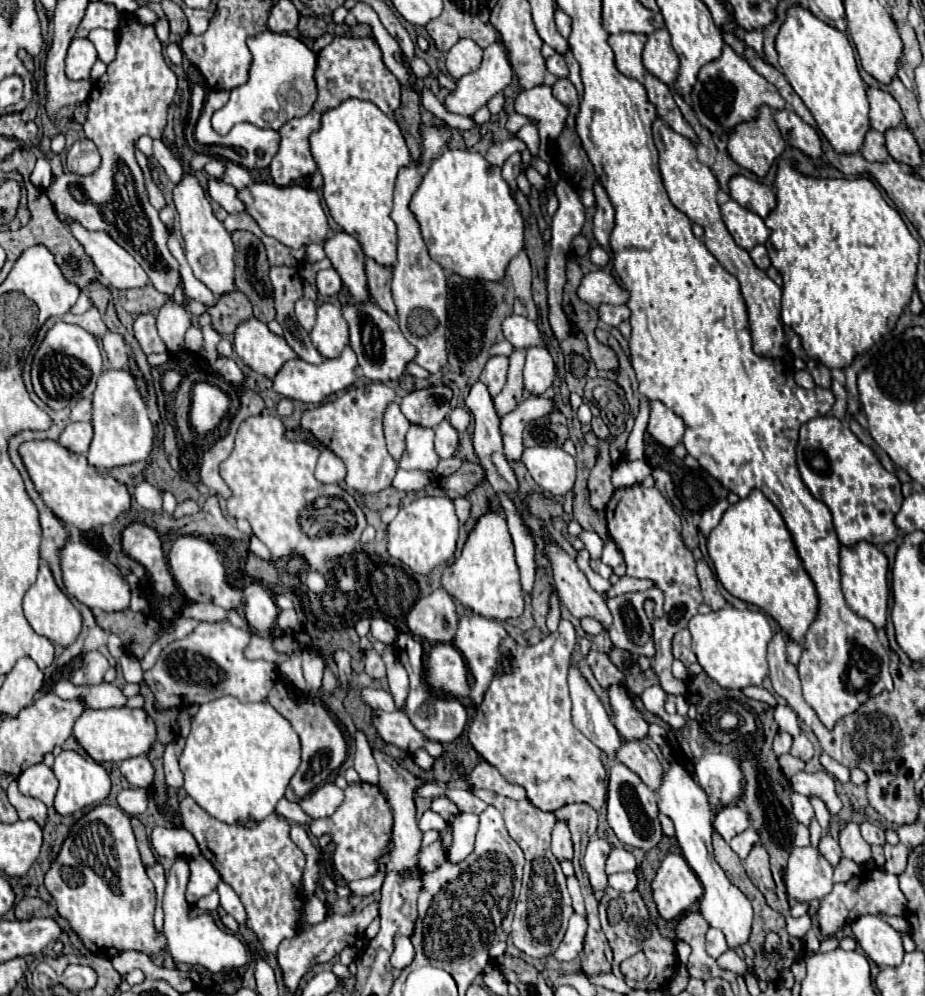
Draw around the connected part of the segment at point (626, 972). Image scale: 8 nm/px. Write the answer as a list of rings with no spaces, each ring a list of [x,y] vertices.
[[[637,952],[635,956],[621,962],[621,972],[629,980],[643,980],[649,974],[649,962],[643,952]]]

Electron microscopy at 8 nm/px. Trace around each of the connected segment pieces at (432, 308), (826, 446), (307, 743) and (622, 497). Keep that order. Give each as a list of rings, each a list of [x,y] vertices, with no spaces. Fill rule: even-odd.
[[[447,124],[441,126],[421,126],[421,156],[417,162],[403,166],[395,180],[393,190],[393,214],[399,228],[399,248],[397,248],[397,262],[393,264],[393,300],[397,306],[397,322],[403,336],[417,346],[419,354],[415,362],[427,368],[431,374],[437,374],[447,364],[447,348],[445,348],[445,324],[447,324],[447,280],[443,268],[429,256],[427,246],[421,236],[421,226],[415,214],[409,210],[409,200],[419,188],[425,172],[429,170],[431,162],[439,158],[441,150],[447,146],[451,138],[451,128]]]
[[[823,416],[813,418],[801,428],[797,466],[809,492],[831,510],[839,542],[843,546],[855,546],[861,540],[883,546],[897,538],[899,528],[893,520],[903,502],[901,482],[881,466],[873,450],[865,446],[841,420],[835,416]]]
[[[279,680],[275,682],[267,700],[281,716],[285,716],[291,722],[293,730],[299,734],[299,740],[301,740],[301,766],[297,768],[297,772],[291,778],[287,792],[285,792],[285,798],[289,802],[299,802],[303,796],[307,796],[317,786],[327,782],[331,778],[331,774],[343,764],[343,760],[347,756],[347,744],[343,740],[339,726],[333,722],[333,718],[329,716],[325,706],[315,704],[315,702],[305,702],[309,698],[293,698],[287,692],[287,686],[283,686],[283,682],[279,682]]]
[[[643,484],[615,490],[615,494],[607,504],[605,514],[607,514],[609,534],[625,558],[627,576],[639,578],[639,580],[651,580],[655,588],[663,590],[665,594],[663,616],[651,618],[653,640],[657,648],[653,670],[657,672],[661,688],[665,692],[681,696],[685,692],[685,682],[677,680],[671,674],[671,662],[673,662],[671,638],[675,636],[675,632],[687,628],[687,622],[697,614],[697,608],[703,602],[697,574],[695,574],[693,554],[683,544],[683,538],[681,538],[681,520],[657,488],[645,488]]]

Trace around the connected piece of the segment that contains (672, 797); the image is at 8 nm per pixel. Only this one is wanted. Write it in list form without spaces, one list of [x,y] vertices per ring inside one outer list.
[[[671,762],[669,770],[663,772],[657,794],[659,794],[659,810],[673,820],[675,836],[683,850],[683,858],[687,860],[691,870],[697,874],[703,886],[703,898],[701,898],[703,918],[713,928],[719,928],[725,934],[729,948],[741,948],[749,940],[749,934],[751,934],[753,908],[751,908],[751,902],[743,896],[743,892],[727,880],[721,866],[715,862],[715,856],[711,850],[711,834],[713,834],[711,806],[707,806],[707,794],[703,794],[703,788],[677,762]]]

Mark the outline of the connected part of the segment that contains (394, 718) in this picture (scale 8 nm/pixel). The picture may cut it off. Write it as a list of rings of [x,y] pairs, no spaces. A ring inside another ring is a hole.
[[[371,710],[371,716],[373,716],[373,724],[377,728],[377,734],[389,742],[389,744],[395,744],[397,748],[401,750],[407,750],[407,752],[415,752],[417,748],[425,746],[427,752],[437,758],[441,756],[441,744],[439,742],[433,742],[433,740],[427,740],[413,724],[411,720],[395,710],[395,712],[383,712],[383,710]]]

